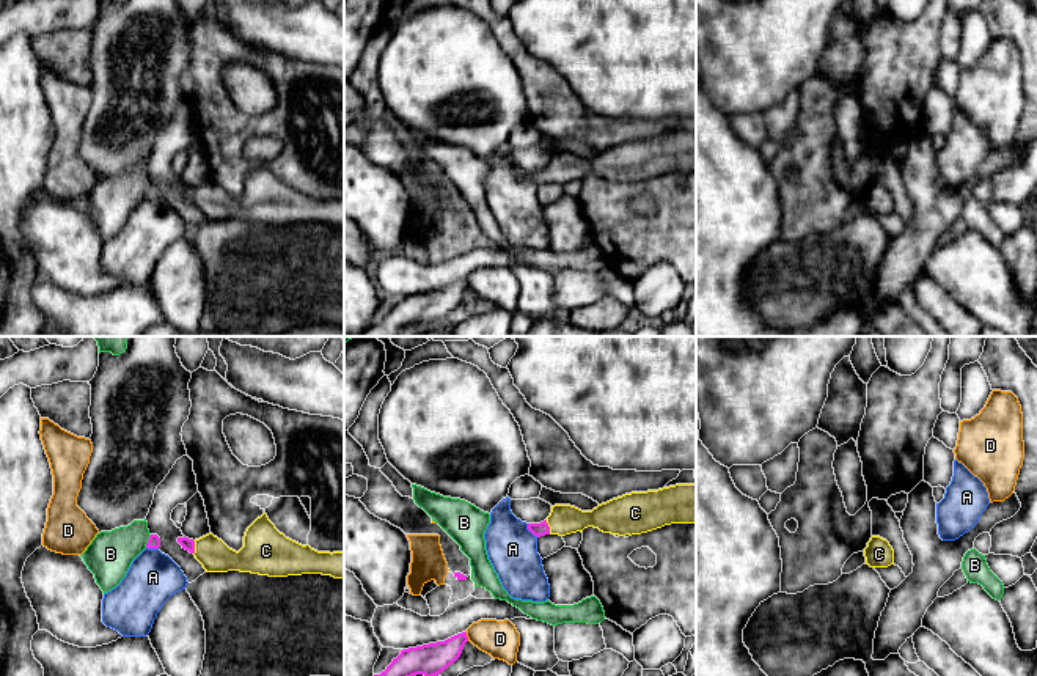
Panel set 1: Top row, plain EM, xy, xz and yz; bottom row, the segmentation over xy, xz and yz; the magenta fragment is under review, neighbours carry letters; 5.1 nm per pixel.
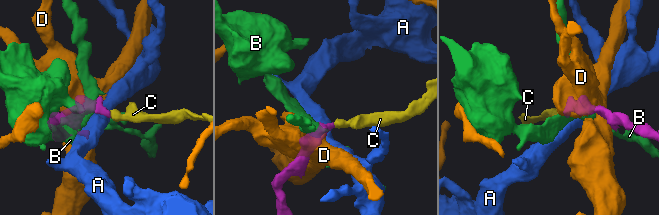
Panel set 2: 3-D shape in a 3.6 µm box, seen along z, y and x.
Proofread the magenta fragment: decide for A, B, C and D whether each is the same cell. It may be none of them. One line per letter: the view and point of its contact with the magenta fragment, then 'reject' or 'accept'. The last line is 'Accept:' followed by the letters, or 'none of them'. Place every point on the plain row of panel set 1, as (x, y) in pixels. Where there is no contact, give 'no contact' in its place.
A: meets magenta in xz at (531, 180); reject
B: meets magenta in xy at (148, 189); reject
C: meets magenta in xz at (549, 175); accept
D: meets magenta in xz at (467, 285); reject
Accept: C

